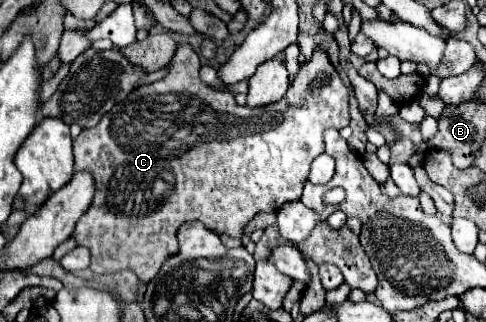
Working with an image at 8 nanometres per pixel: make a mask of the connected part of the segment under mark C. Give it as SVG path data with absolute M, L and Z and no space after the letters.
M179 45L175 57L171 59L169 65L169 73L165 79L137 87L133 93L129 93L129 97L121 103L117 103L109 113L105 113L105 117L93 127L93 129L83 129L81 135L73 139L73 154L75 159L75 169L87 169L93 173L95 183L97 183L97 191L93 197L91 207L87 209L87 213L81 215L81 219L77 221L73 239L77 245L83 245L91 251L91 259L95 269L91 269L97 275L105 275L105 273L113 273L113 271L121 271L121 269L133 269L137 273L137 277L143 283L149 283L161 269L163 261L173 255L177 251L177 229L185 223L185 221L201 221L207 223L209 229L213 229L215 233L225 233L229 237L243 237L243 229L245 225L257 215L257 213L271 213L277 211L283 203L289 201L299 201L301 199L301 191L303 191L303 181L309 175L311 169L311 161L321 155L325 151L325 143L323 143L323 133L325 129L335 127L337 131L349 125L349 91L343 85L339 73L335 71L333 63L329 61L329 55L319 49L313 53L313 57L303 63L299 67L299 73L295 75L293 83L289 85L289 91L283 95L283 99L263 105L263 107L239 107L233 99L231 93L219 93L209 89L205 83L201 83L199 79L199 55L193 51L191 45Z

